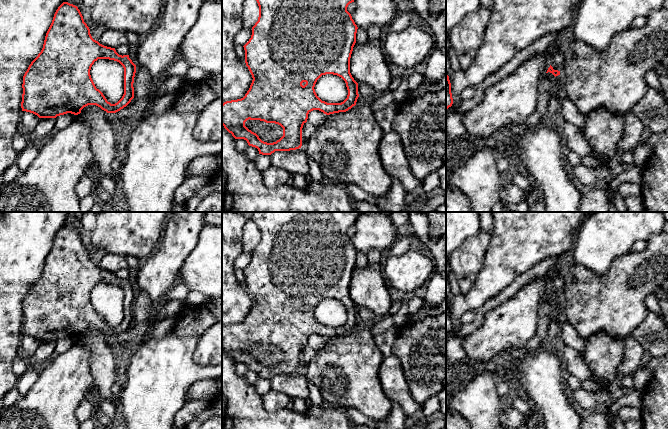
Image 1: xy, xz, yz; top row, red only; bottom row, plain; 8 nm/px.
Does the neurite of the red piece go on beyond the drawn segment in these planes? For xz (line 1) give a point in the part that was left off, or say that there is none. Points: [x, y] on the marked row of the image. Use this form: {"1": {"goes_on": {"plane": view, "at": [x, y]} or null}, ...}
{"1": {"goes_on": null}}

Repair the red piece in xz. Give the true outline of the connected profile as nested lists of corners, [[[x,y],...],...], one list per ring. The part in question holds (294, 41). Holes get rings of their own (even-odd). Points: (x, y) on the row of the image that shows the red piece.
[[[256,0],[259,6],[258,21],[252,27],[252,35],[243,46],[245,63],[252,75],[252,83],[241,99],[222,104],[222,125],[235,139],[244,139],[249,146],[258,149],[259,154],[271,155],[275,151],[290,151],[301,148],[302,128],[308,114],[319,110],[326,115],[346,112],[356,105],[358,83],[350,73],[350,58],[356,43],[357,25],[347,7],[354,0]],[[326,74],[341,77],[348,90],[347,98],[341,103],[322,101],[315,92],[317,80]],[[247,120],[260,120],[275,123],[283,128],[283,136],[273,143],[262,141],[259,136],[245,126]]]

